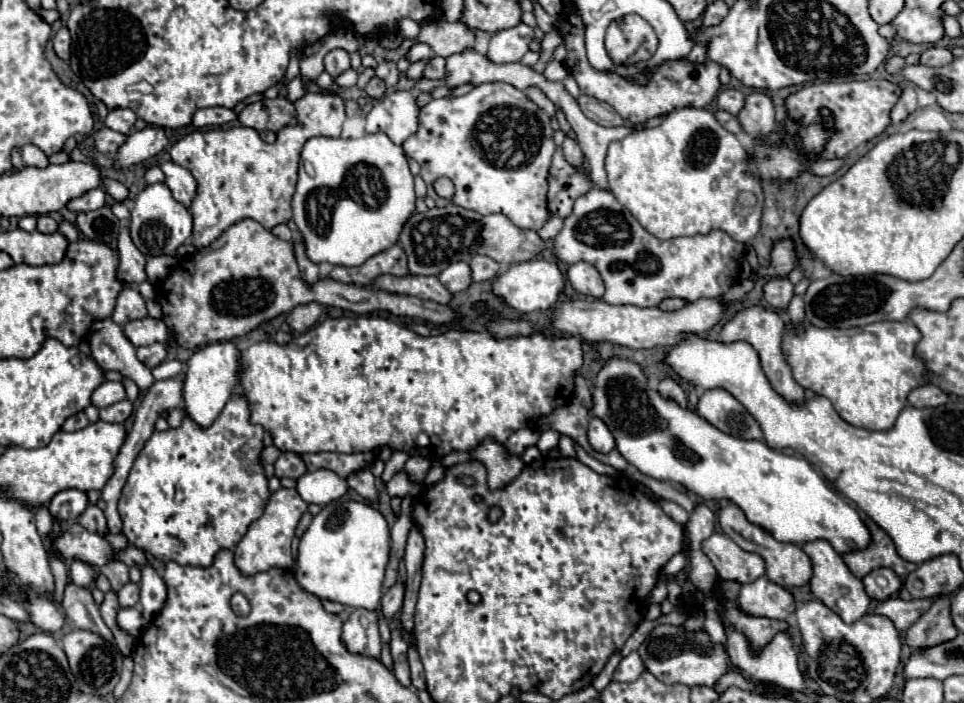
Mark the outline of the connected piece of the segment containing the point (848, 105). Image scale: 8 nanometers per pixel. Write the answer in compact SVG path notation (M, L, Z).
M865 79L846 81L825 81L819 85L809 85L803 87L801 91L793 93L787 97L787 113L793 121L799 121L803 125L809 123L821 123L819 109L829 107L835 115L835 135L829 139L821 155L811 155L817 159L835 159L835 157L845 157L851 153L857 145L867 143L881 135L887 125L891 123L889 113L895 107L897 99L901 97L901 87L887 81L887 79Z

